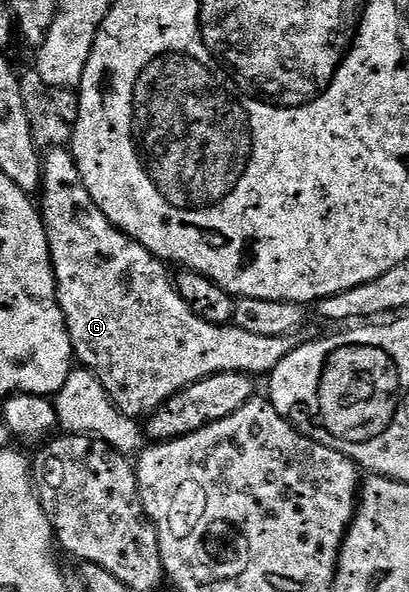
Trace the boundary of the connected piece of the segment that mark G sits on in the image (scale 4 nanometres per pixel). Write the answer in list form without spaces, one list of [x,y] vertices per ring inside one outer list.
[[[59,148],[49,151],[45,155],[42,164],[41,196],[40,213],[42,215],[42,223],[46,229],[48,248],[50,249],[50,265],[54,268],[54,284],[58,288],[58,303],[62,309],[62,315],[66,317],[66,330],[70,333],[70,349],[73,357],[77,361],[79,358],[82,361],[79,363],[97,376],[100,384],[106,389],[106,395],[112,399],[115,408],[122,414],[127,414],[128,417],[135,420],[145,419],[153,414],[158,407],[165,406],[166,401],[174,394],[179,394],[181,390],[196,384],[200,380],[211,378],[213,374],[248,374],[251,376],[262,374],[262,376],[268,376],[274,371],[276,364],[280,364],[280,360],[284,360],[284,356],[291,354],[300,345],[299,339],[289,334],[260,336],[255,333],[246,332],[233,324],[218,325],[216,323],[209,323],[208,320],[202,319],[192,308],[188,308],[188,304],[184,304],[184,300],[180,297],[178,291],[175,290],[171,275],[166,275],[167,267],[162,259],[154,257],[140,243],[129,238],[118,227],[112,225],[104,216],[104,212],[100,212],[100,208],[92,200],[92,196],[88,196],[88,188],[84,188],[84,180],[80,176],[76,160],[69,149]]]

